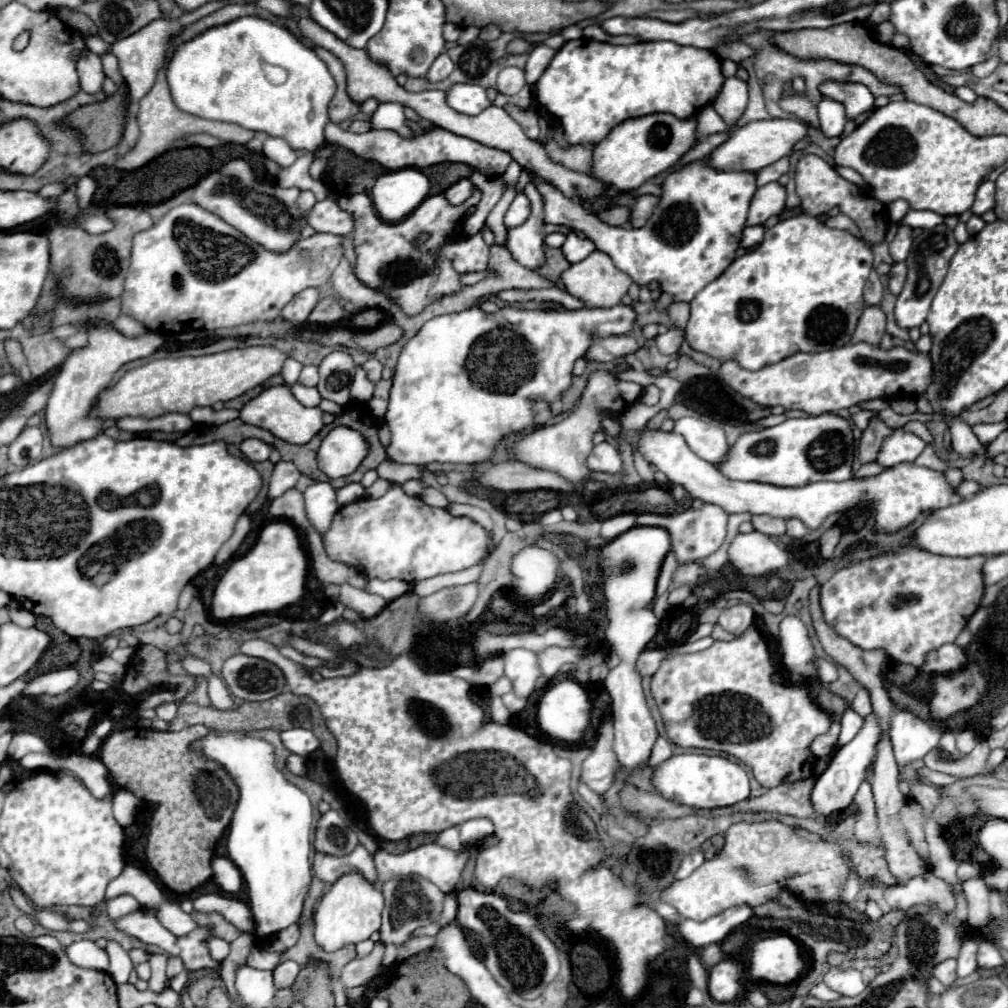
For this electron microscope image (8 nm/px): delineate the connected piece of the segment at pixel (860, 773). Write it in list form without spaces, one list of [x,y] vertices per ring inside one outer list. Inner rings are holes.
[[[874,713],[866,715],[866,717],[864,717],[864,725],[862,725],[860,731],[856,733],[856,737],[854,737],[846,747],[842,747],[842,749],[834,755],[834,759],[830,761],[828,769],[826,769],[822,775],[816,777],[816,787],[814,787],[814,791],[812,791],[812,803],[814,803],[816,811],[818,811],[818,819],[820,819],[820,817],[822,817],[822,819],[828,819],[828,817],[832,817],[834,813],[846,809],[846,807],[852,803],[852,799],[854,799],[854,795],[856,795],[860,783],[864,781],[866,769],[874,763],[876,745],[878,745],[878,741],[880,741],[882,737],[884,737],[884,731],[882,731],[882,727],[880,727],[878,717],[876,717]]]

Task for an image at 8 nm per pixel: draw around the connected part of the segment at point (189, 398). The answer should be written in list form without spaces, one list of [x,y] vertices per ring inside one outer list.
[[[246,347],[202,357],[156,359],[138,369],[130,369],[114,387],[102,391],[94,415],[102,419],[158,417],[164,413],[190,413],[194,407],[210,407],[216,401],[236,399],[280,373],[288,351],[278,347]]]

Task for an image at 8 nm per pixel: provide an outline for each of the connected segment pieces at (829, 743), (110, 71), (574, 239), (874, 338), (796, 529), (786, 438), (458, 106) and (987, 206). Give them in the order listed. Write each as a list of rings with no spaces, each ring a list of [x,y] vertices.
[[[832,723],[830,731],[828,731],[826,735],[820,735],[820,737],[816,737],[816,739],[812,741],[812,745],[810,745],[812,755],[814,755],[814,757],[828,755],[828,753],[832,751],[836,739],[838,739],[838,733],[840,733],[840,723]]]
[[[112,53],[102,55],[102,69],[104,69],[106,77],[110,77],[116,85],[122,85],[122,75],[118,71],[118,59],[114,59]]]
[[[570,232],[567,235],[564,245],[562,245],[562,251],[564,251],[564,257],[566,261],[570,263],[576,263],[576,261],[582,261],[596,249],[596,245],[588,239],[588,237],[581,238],[576,232]]]
[[[866,307],[862,313],[862,319],[858,321],[858,327],[852,335],[852,343],[868,343],[878,347],[882,341],[886,329],[886,315],[882,313],[880,307]]]
[[[788,519],[788,521],[786,521],[786,527],[788,527],[786,535],[792,537],[792,539],[802,539],[802,537],[808,533],[808,529],[804,527],[804,523],[798,521],[798,519]]]
[[[818,415],[786,419],[776,427],[748,431],[730,447],[728,459],[716,467],[738,481],[760,481],[776,487],[802,487],[816,481],[846,481],[852,477],[854,437],[848,419],[838,415]]]
[[[456,83],[446,91],[446,103],[462,113],[462,115],[478,115],[486,107],[490,107],[490,101],[486,97],[486,89],[470,83]]]
[[[984,181],[976,191],[976,199],[974,199],[974,205],[970,211],[974,215],[982,215],[984,211],[990,211],[992,207],[994,207],[994,183]]]

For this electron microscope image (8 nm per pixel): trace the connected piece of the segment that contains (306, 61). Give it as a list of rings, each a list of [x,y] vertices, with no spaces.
[[[240,17],[220,27],[212,27],[192,41],[180,45],[166,71],[174,103],[192,115],[236,123],[250,131],[282,137],[294,151],[314,151],[324,143],[328,105],[336,93],[334,77],[324,61],[284,27],[262,17]]]

